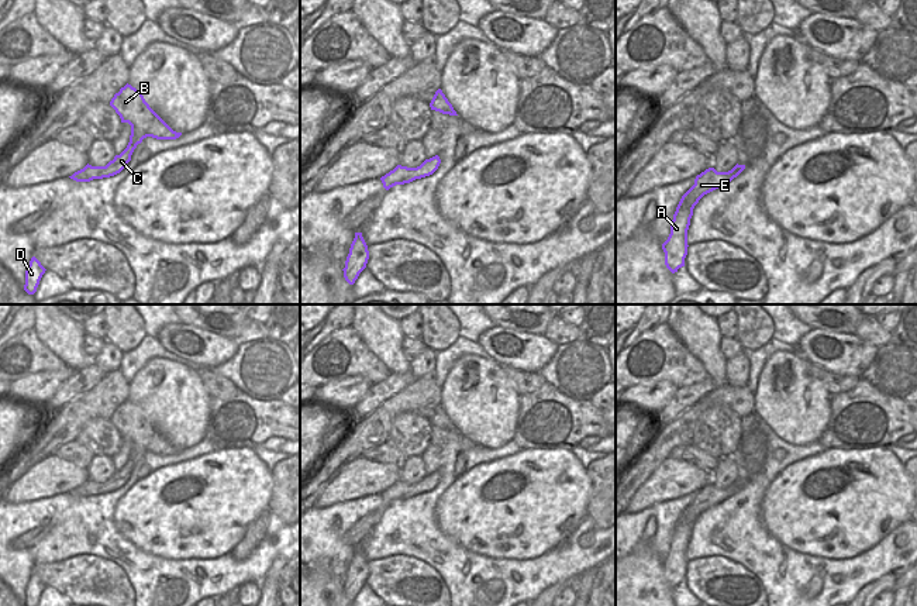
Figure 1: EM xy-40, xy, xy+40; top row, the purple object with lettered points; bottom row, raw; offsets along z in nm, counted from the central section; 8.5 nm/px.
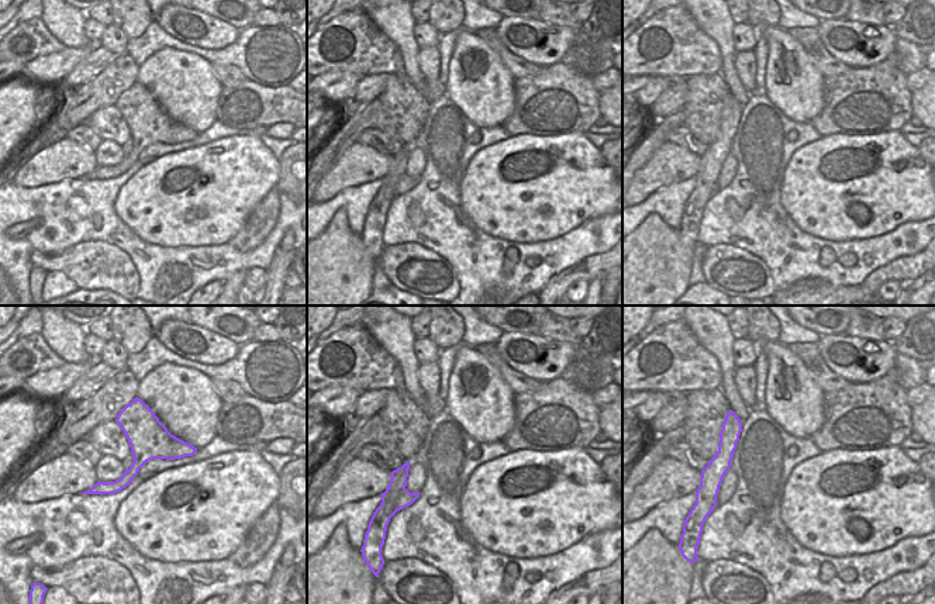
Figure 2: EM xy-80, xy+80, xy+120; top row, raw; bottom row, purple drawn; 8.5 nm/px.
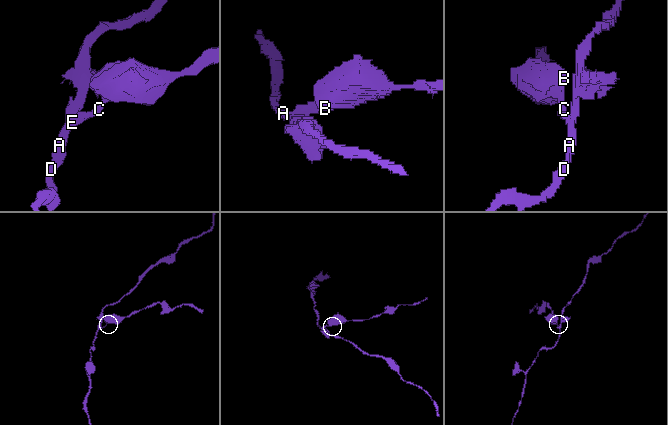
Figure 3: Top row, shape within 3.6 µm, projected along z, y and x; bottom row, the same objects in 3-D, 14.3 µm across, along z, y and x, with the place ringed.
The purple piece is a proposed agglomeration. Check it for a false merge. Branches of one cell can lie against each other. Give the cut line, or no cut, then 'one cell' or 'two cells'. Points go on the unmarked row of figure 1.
cut none; one cell

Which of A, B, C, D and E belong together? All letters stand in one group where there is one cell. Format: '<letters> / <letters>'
A B C D E

